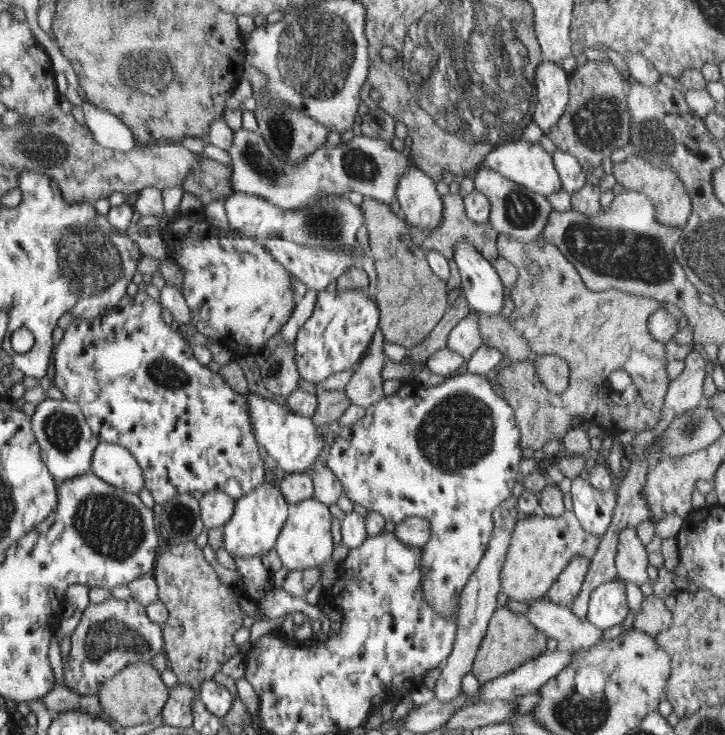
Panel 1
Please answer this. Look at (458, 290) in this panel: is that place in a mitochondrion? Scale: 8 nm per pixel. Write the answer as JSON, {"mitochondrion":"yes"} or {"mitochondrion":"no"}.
{"mitochondrion":"no"}

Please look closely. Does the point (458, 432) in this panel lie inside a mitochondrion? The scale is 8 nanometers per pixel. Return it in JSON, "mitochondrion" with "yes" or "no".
{"mitochondrion":"yes"}

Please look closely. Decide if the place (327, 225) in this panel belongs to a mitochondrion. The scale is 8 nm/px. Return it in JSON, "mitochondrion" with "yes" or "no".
{"mitochondrion":"yes"}

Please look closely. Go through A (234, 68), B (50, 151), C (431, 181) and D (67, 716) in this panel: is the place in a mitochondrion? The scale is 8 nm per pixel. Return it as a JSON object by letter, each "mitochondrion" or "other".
{"A":"other","B":"mitochondrion","C":"other","D":"other"}

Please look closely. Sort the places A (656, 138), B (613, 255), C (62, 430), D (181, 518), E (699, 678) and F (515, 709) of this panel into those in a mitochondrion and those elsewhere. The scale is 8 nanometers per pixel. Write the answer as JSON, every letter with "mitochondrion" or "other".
{"A":"mitochondrion","B":"mitochondrion","C":"mitochondrion","D":"mitochondrion","E":"other","F":"other"}

